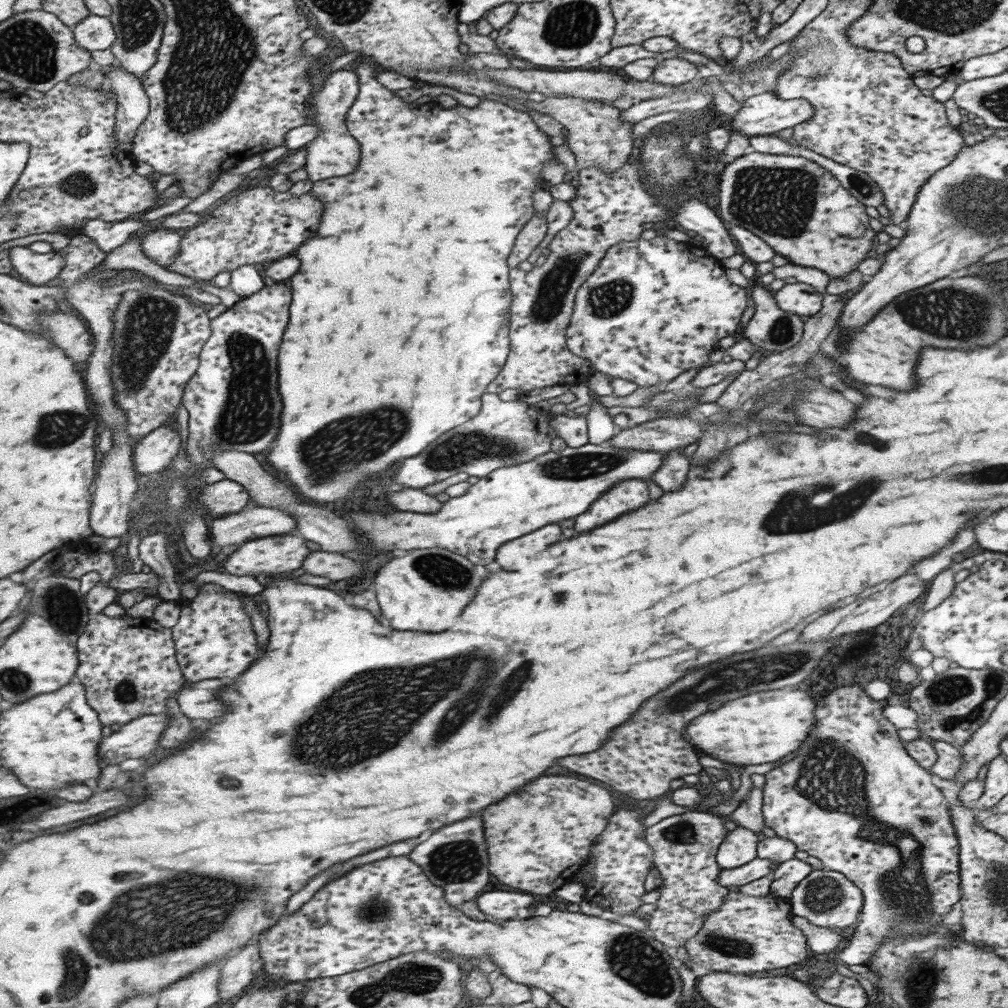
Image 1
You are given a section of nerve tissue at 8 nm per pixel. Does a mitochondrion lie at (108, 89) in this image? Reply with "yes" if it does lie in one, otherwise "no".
no

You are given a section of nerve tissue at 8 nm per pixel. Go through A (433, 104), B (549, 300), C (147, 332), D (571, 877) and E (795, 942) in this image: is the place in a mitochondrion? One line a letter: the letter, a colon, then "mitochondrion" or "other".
A: other
B: mitochondrion
C: mitochondrion
D: other
E: other

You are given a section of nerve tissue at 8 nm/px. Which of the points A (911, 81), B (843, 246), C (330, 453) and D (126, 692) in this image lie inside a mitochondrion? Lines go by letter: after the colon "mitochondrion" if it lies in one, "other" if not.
A: other
B: other
C: mitochondrion
D: mitochondrion

